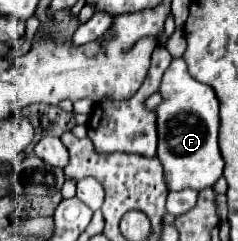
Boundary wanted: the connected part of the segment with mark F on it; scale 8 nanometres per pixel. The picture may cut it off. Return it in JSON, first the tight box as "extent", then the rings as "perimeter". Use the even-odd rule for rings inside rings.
{"extent":[156,59,222,191],"perimeter":[[[174,59],[166,69],[160,85],[164,103],[156,107],[158,115],[158,159],[164,165],[168,191],[212,187],[222,177],[222,155],[218,149],[220,101],[210,85],[196,81],[186,67],[186,61]]]}

